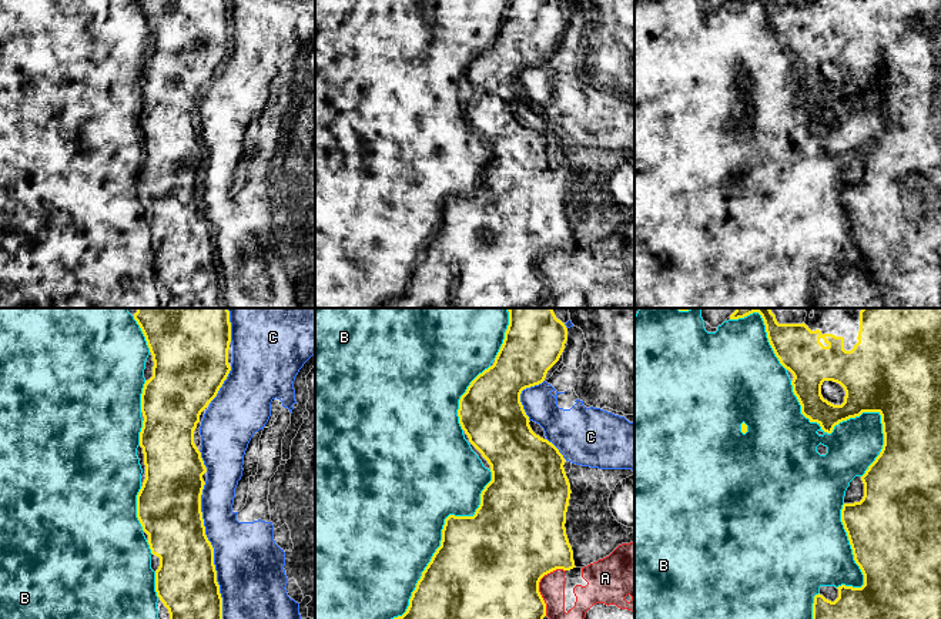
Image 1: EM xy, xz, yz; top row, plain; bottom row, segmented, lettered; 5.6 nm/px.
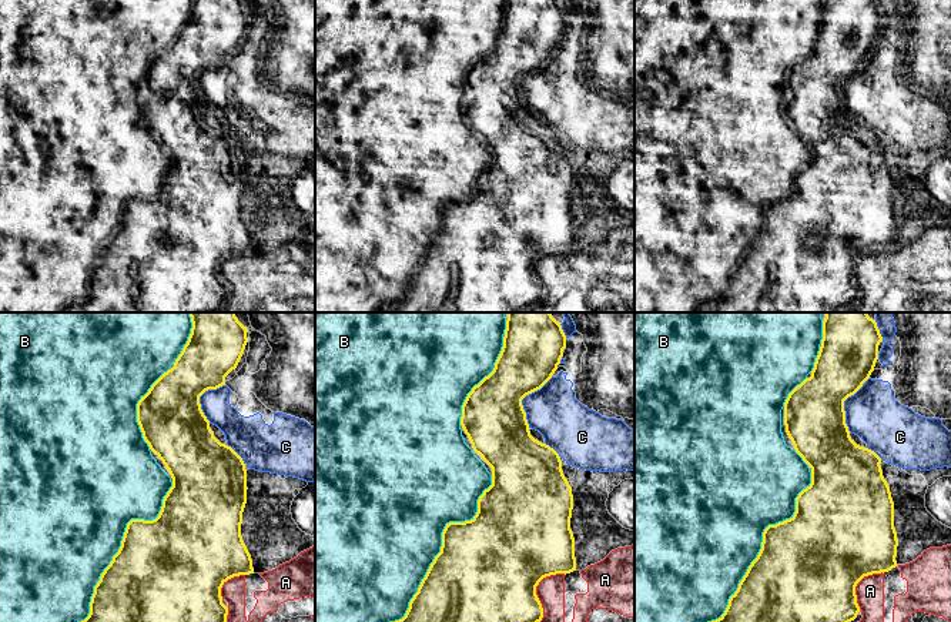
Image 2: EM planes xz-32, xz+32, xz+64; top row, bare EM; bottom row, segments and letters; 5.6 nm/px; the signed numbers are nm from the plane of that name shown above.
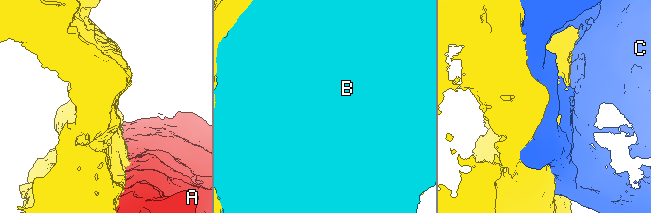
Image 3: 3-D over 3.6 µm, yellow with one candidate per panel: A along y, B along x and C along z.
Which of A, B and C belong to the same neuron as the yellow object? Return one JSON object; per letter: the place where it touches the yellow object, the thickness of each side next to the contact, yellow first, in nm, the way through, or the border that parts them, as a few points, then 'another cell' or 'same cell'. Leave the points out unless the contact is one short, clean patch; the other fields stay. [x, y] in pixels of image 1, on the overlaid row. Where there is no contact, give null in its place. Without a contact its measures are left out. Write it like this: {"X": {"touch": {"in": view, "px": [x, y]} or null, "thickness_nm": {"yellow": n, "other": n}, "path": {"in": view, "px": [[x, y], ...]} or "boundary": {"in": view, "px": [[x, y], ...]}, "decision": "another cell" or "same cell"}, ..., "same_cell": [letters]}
{"A": {"touch": {"in": "xz", "px": [538, 586]}, "thickness_nm": {"yellow": 500, "other": 140}, "decision": "another cell"}, "B": {"touch": {"in": "yz", "px": [856, 415]}, "thickness_nm": {"yellow": 400, "other": 280}, "decision": "same cell"}, "C": {"touch": {"in": "xy", "px": [213, 551]}, "thickness_nm": {"yellow": 360, "other": 380}, "decision": "another cell"}, "same_cell": ["B"]}

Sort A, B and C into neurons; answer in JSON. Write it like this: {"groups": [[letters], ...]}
{"groups": [["A"], ["B"], ["C"]]}

